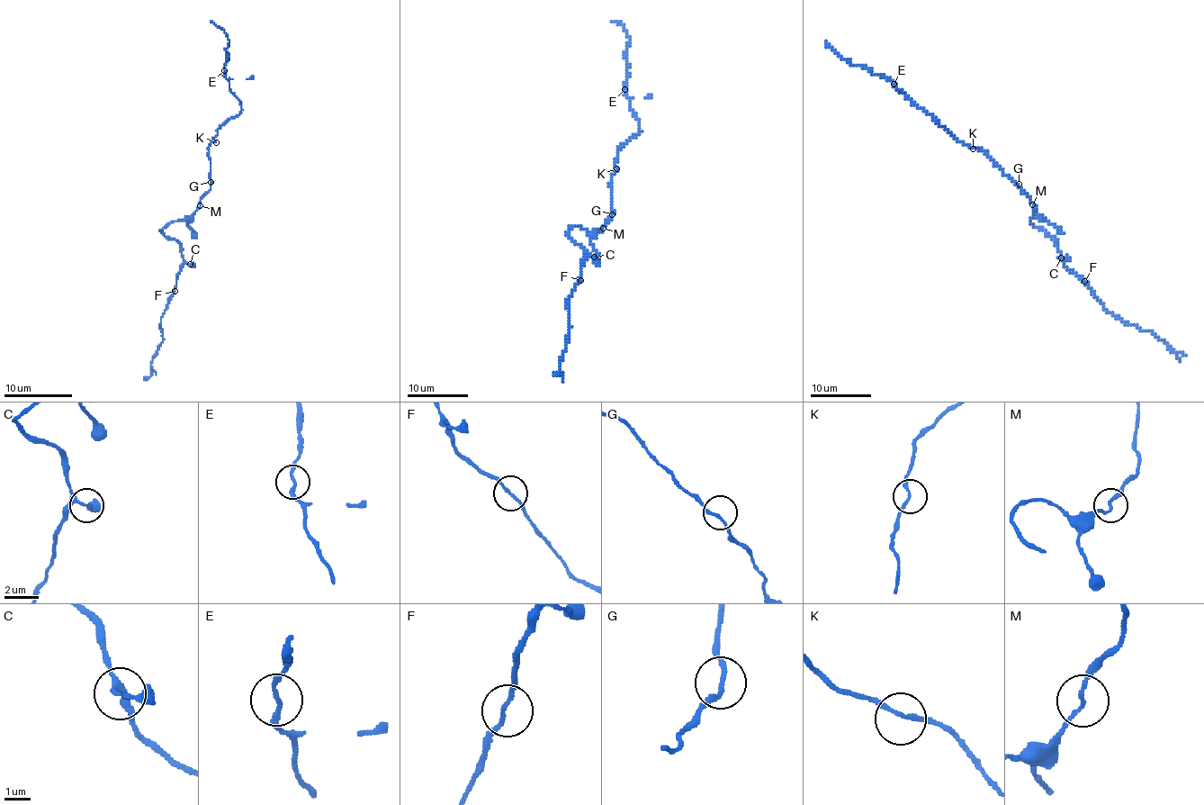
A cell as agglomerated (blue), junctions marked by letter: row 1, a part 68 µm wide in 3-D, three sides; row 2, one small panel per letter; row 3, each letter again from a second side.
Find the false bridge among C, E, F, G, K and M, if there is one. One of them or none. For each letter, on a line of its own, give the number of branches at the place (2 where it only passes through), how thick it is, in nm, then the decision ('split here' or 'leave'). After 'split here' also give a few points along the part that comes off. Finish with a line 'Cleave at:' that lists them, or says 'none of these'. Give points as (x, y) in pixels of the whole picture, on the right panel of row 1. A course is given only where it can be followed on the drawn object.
C: branches 3; calibre 150 nm; leave
E: branches 2; calibre 140 nm; leave
F: branches 2; calibre 140 nm; leave
G: branches 2; calibre 140 nm; leave
K: branches 2; calibre 160 nm; leave
M: branches 2; calibre 140 nm; leave
Cleave at: none of these

